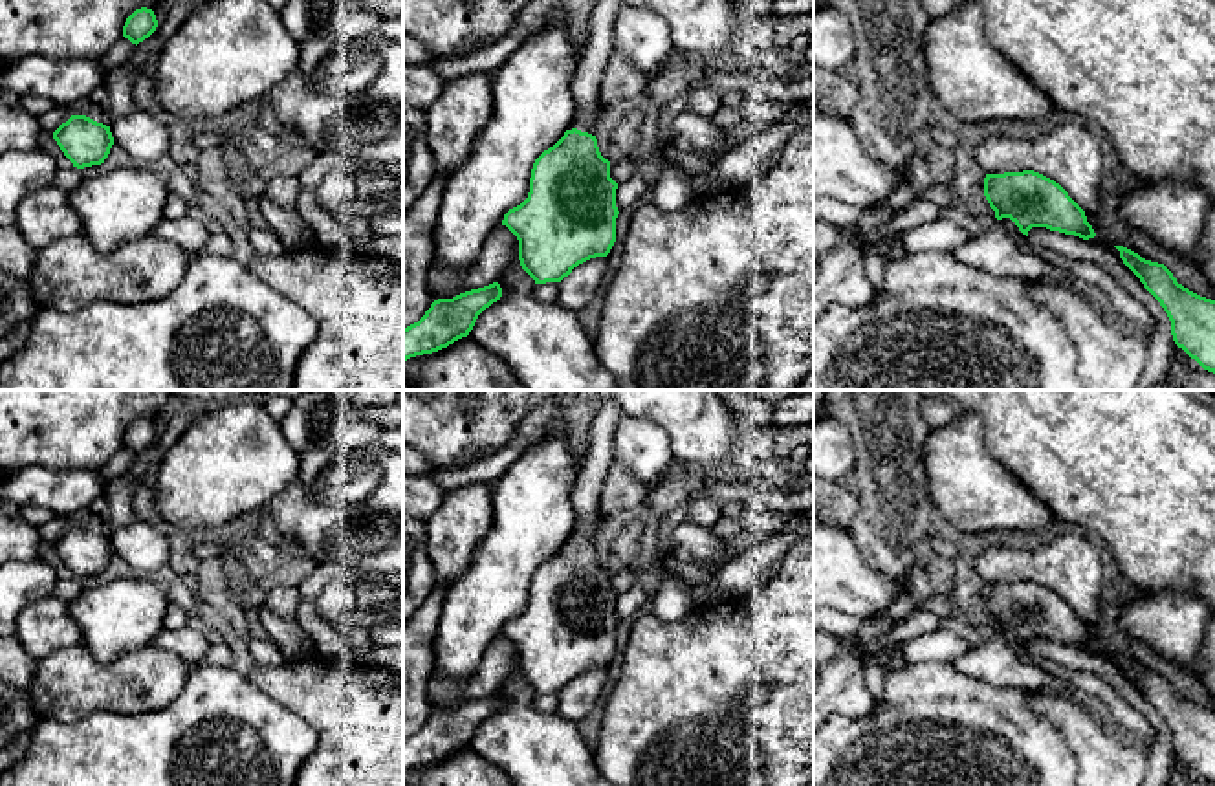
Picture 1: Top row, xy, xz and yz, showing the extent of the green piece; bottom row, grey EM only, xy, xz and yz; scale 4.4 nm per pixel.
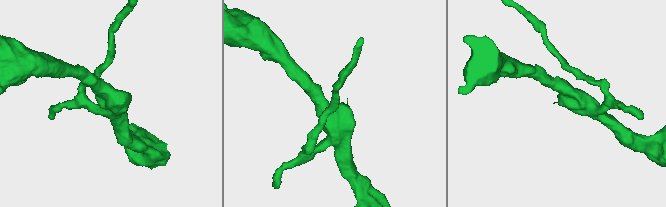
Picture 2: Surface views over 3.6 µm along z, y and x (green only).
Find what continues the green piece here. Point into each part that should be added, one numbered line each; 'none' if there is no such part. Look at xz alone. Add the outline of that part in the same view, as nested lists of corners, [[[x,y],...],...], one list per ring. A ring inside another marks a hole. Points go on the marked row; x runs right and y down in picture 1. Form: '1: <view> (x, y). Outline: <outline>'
1: xz (585, 85). Outline: [[[597,0],[590,16],[590,38],[572,77],[572,95],[577,112],[572,128],[594,136],[594,112],[605,66],[614,49],[614,22],[623,0]]]

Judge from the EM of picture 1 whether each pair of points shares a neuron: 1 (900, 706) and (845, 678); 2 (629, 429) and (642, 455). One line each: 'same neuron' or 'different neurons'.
1: different neurons
2: same neuron

